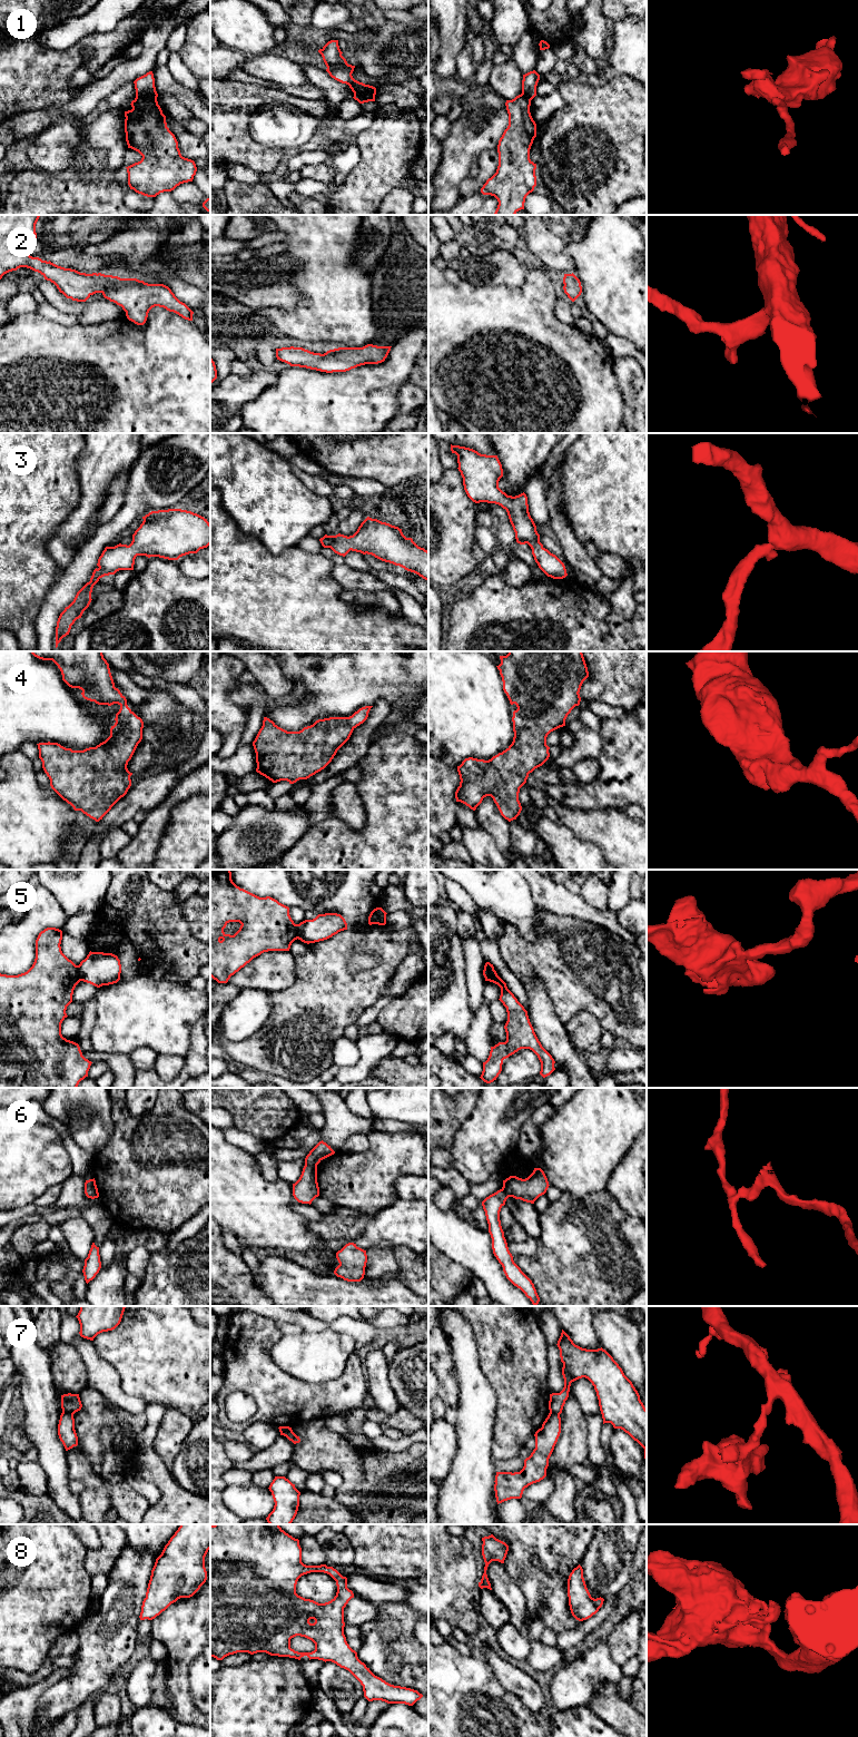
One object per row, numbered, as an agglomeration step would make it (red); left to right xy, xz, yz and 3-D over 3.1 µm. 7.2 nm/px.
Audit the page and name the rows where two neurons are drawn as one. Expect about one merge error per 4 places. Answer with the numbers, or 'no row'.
1, 5, 6, 7

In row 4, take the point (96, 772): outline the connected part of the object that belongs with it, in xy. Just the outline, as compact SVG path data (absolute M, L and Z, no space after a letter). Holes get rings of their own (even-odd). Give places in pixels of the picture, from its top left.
M31 651L31 654L42 660L52 660L60 669L62 680L71 688L81 689L85 699L98 705L120 706L116 714L116 723L110 728L110 736L96 747L72 750L58 743L37 744L39 758L50 779L51 788L75 811L81 811L99 822L131 786L132 773L128 771L127 765L142 739L144 722L128 707L126 697L115 687L109 664L103 658L102 651Z

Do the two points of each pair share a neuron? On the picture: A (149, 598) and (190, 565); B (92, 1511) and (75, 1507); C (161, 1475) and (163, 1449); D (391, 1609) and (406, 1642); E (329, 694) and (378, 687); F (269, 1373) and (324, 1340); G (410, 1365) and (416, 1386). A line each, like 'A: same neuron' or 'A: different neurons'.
A: different neurons
B: different neurons
C: different neurons
D: same neuron
E: same neuron
F: different neurons
G: same neuron

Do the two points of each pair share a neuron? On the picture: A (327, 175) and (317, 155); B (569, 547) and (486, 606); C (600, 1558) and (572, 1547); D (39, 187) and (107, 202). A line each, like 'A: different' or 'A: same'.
A: different
B: different
C: different
D: same

